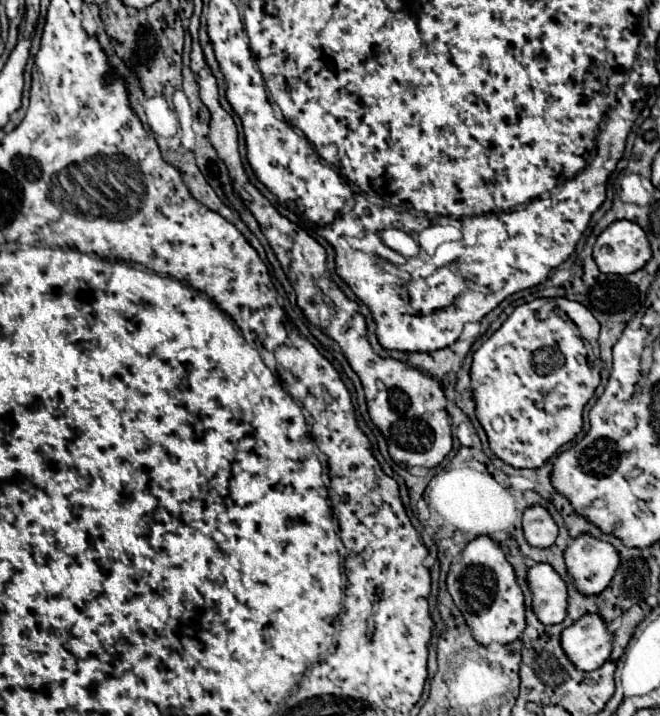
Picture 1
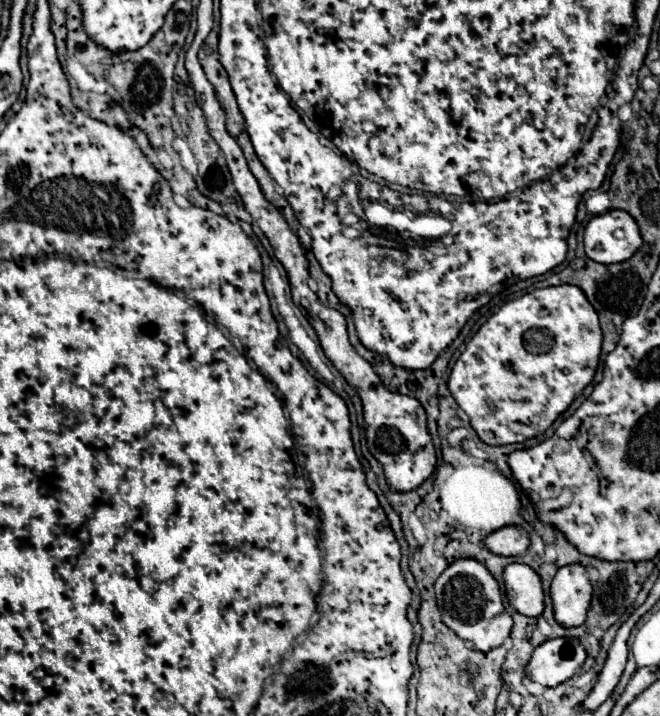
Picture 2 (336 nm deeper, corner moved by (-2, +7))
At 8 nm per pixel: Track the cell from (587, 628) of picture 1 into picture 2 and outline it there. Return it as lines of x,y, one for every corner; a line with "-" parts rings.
550,638
534,650
528,662
528,674
530,680
542,686
556,686
576,676
584,660
586,648
578,638

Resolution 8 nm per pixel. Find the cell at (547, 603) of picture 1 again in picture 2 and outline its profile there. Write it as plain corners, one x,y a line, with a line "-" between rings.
508,564
504,586
510,604
524,616
538,618
544,612
544,588
540,576
528,564

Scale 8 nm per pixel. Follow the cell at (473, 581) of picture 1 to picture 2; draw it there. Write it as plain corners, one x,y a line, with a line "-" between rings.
472,558
456,560
450,564
436,580
436,600
442,612
442,620
448,628
452,628
462,640
470,640
478,650
488,652
504,644
512,630
512,616
504,610
500,586
496,578
488,572
484,564

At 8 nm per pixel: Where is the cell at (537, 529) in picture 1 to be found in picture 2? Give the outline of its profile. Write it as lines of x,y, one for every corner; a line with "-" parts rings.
518,526
500,528
486,538
486,548
500,556
518,556
528,546
530,546
530,538

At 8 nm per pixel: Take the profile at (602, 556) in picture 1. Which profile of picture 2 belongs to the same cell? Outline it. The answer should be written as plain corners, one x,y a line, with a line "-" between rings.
568,564
558,568
550,596
554,604
554,616
562,626
580,626
586,622
586,612
592,600
592,584
582,564

